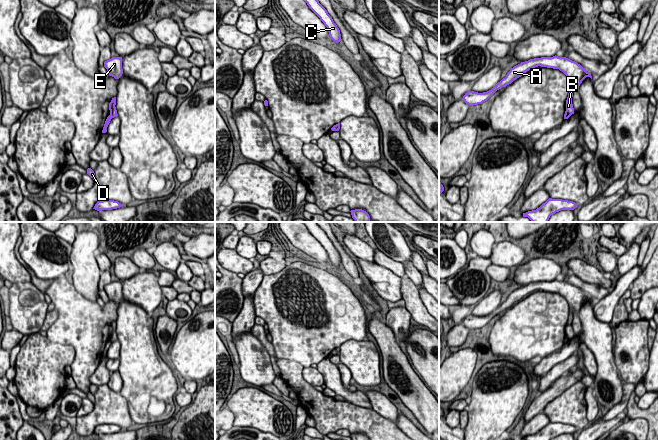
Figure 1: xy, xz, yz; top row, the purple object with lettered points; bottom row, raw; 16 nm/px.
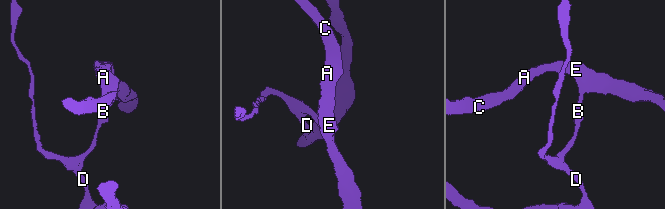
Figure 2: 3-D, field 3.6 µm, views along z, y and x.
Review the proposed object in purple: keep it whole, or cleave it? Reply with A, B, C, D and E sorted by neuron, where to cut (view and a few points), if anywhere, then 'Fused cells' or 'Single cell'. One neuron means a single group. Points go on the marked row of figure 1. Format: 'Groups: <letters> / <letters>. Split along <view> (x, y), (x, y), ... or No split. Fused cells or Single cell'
Groups: A C E / B D. Split along yz (571, 100), (566, 102). Fused cells

